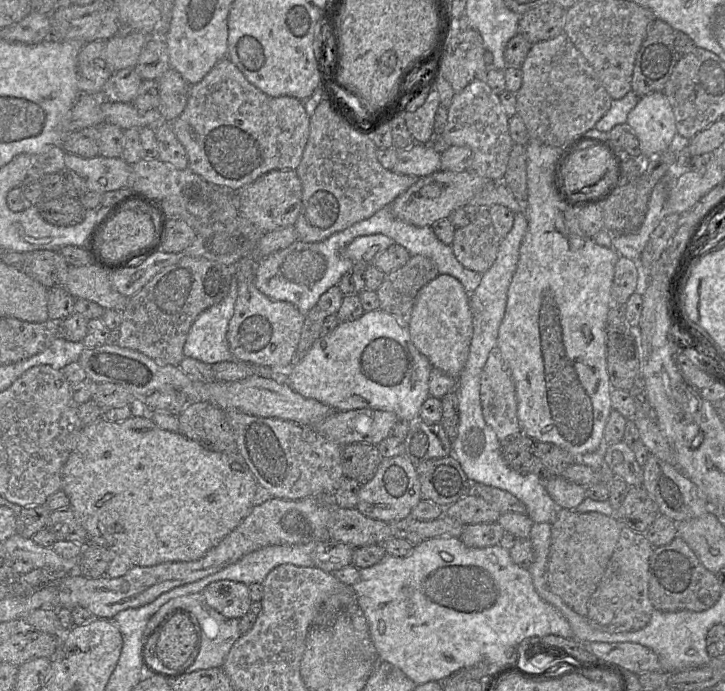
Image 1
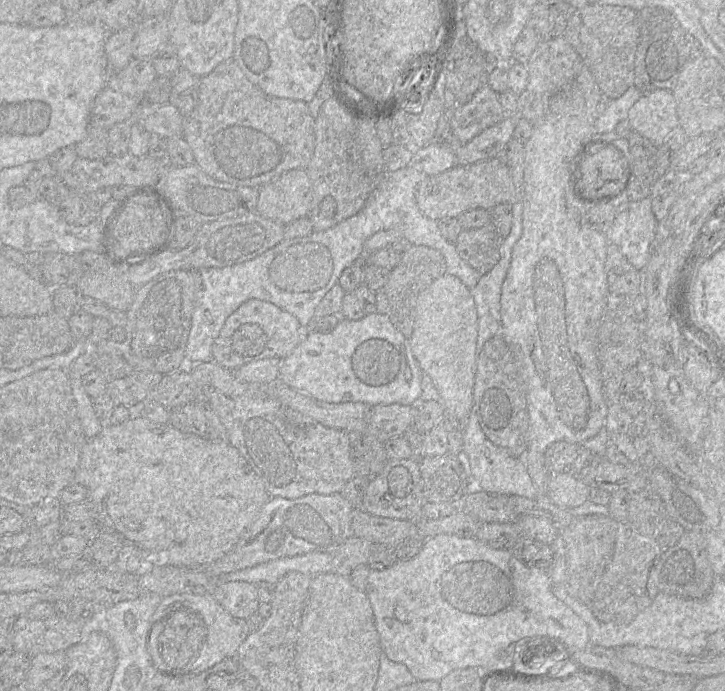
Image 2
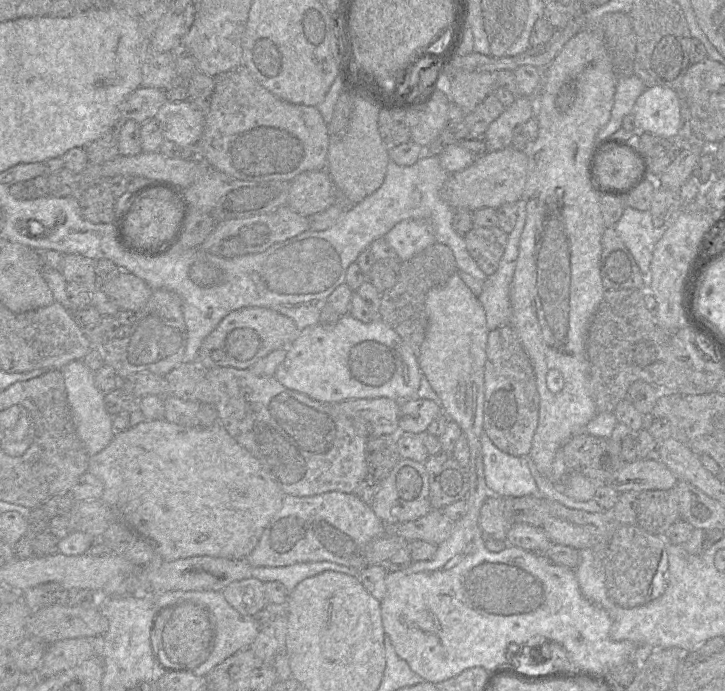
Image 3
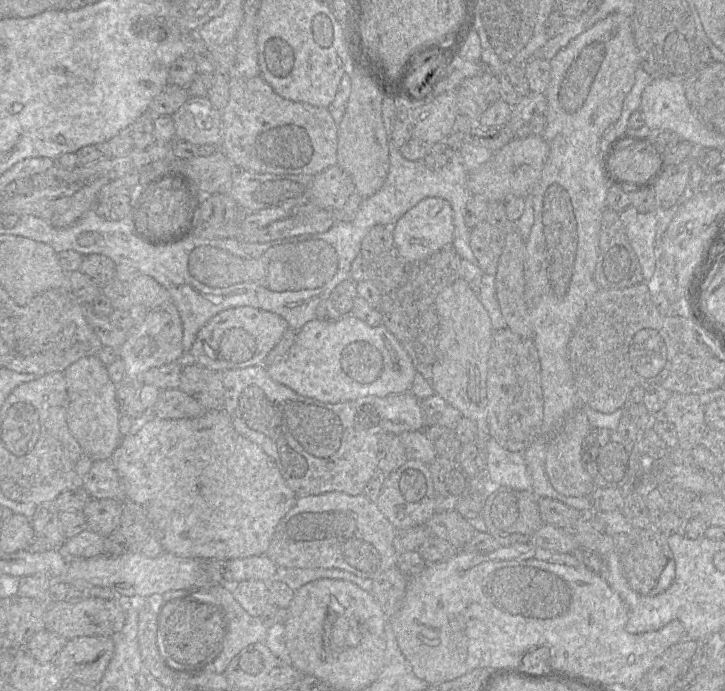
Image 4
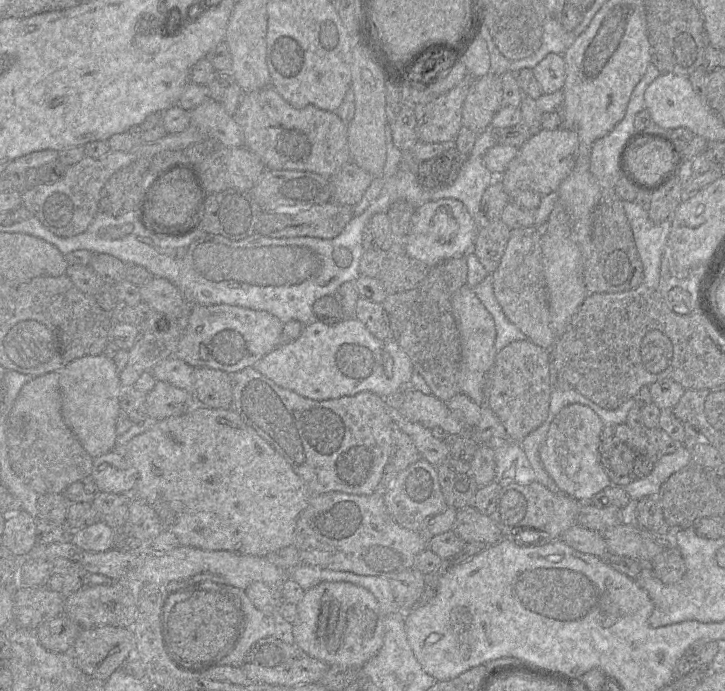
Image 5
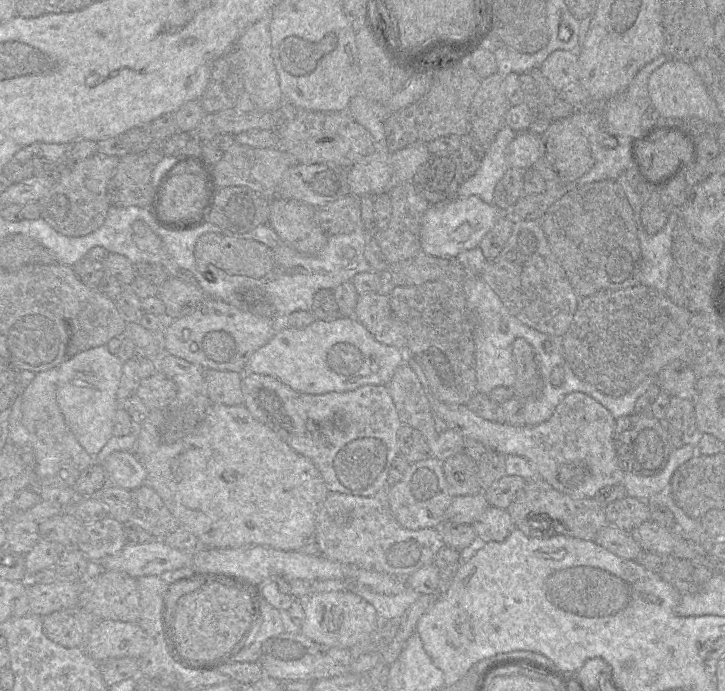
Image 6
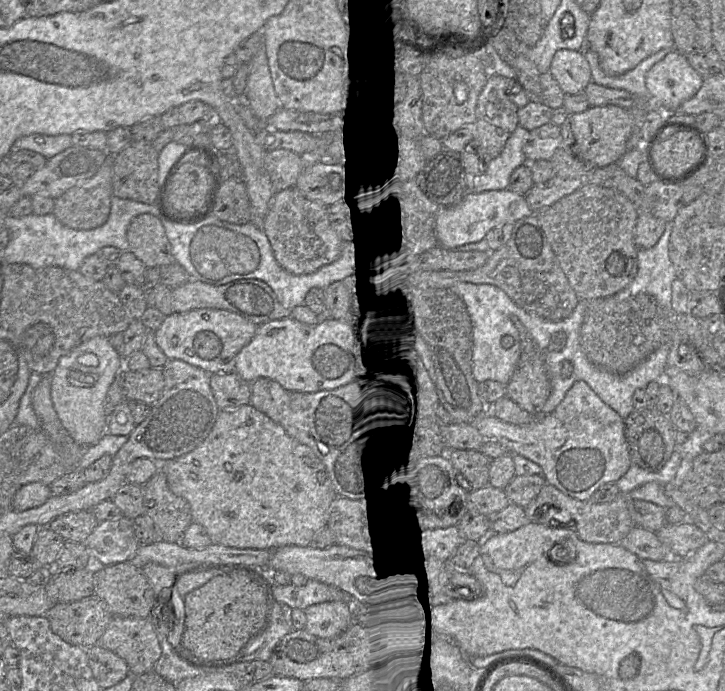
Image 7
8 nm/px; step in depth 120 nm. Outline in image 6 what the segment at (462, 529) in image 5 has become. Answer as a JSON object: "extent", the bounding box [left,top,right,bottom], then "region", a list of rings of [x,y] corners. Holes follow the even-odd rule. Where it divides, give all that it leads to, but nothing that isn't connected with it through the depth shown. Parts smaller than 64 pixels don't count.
{"extent":[471,506,515,542],"region":[[[489,506],[471,524],[482,542],[504,541],[515,529],[515,524],[506,509]]]}

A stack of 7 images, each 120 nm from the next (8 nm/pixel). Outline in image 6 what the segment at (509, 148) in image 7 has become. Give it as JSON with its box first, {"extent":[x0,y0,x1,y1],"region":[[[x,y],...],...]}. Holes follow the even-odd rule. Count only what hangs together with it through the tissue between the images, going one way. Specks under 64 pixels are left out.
{"extent":[456,125,517,204],"region":[[[506,125],[498,132],[495,140],[486,149],[476,173],[465,179],[456,195],[457,198],[475,195],[484,202],[493,204],[495,187],[508,169],[506,149],[516,135],[517,132]]]}

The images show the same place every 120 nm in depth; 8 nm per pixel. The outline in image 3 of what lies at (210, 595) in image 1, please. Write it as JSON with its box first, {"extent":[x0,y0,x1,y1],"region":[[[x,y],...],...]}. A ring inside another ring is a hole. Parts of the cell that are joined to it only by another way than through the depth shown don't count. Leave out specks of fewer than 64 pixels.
{"extent":[222,578,267,616],"region":[[[256,578],[234,581],[227,585],[222,593],[227,602],[242,615],[253,616],[267,603],[264,583]]]}

